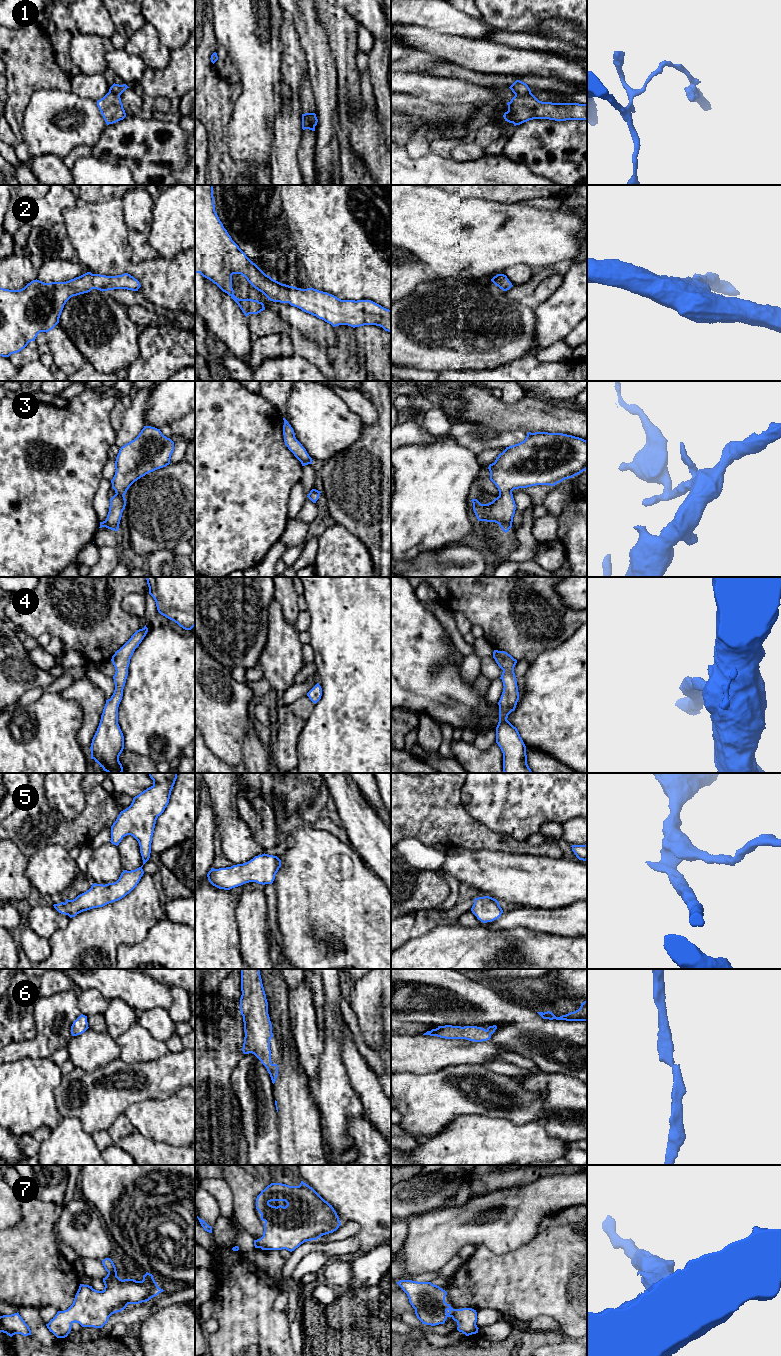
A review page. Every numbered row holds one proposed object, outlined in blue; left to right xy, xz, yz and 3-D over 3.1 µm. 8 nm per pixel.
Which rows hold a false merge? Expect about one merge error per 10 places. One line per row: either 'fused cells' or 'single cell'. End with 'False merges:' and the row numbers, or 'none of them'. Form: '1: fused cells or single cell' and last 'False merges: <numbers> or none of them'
1: fused cells
2: single cell
3: single cell
4: single cell
5: single cell
6: single cell
7: single cell
False merges: 1

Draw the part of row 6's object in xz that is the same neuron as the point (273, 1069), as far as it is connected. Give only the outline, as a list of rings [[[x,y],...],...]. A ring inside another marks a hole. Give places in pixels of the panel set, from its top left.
[[[260,969],[241,970],[240,1012],[244,1022],[244,1054],[254,1054],[267,1068],[272,1083],[278,1076],[278,1065],[271,1061],[272,1024]]]

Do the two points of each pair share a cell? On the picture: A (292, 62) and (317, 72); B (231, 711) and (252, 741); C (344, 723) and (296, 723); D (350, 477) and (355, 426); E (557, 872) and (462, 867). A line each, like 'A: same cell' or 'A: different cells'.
A: different cells
B: different cells
C: different cells
D: different cells
E: same cell

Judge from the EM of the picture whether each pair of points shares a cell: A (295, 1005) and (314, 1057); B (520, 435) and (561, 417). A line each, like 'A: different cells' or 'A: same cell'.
A: same cell
B: different cells

